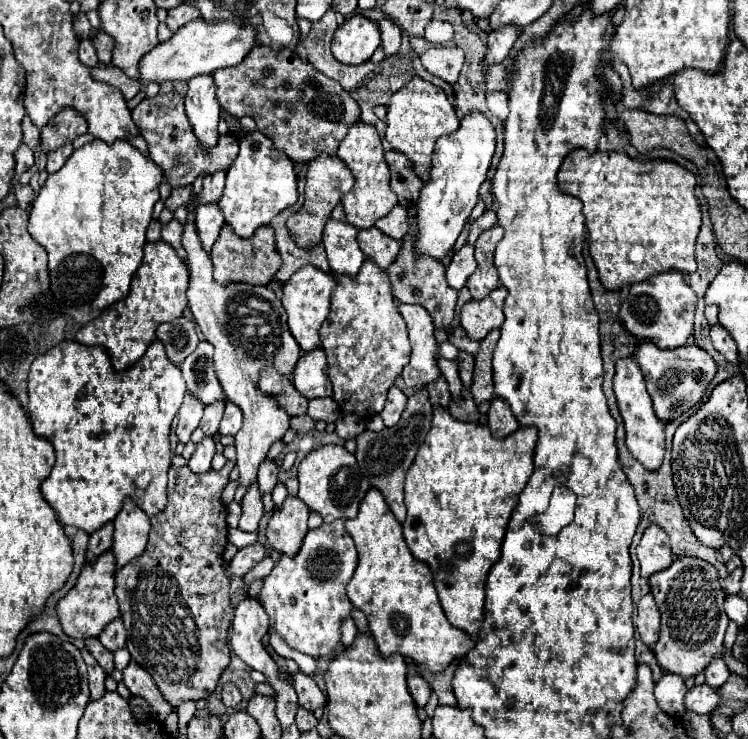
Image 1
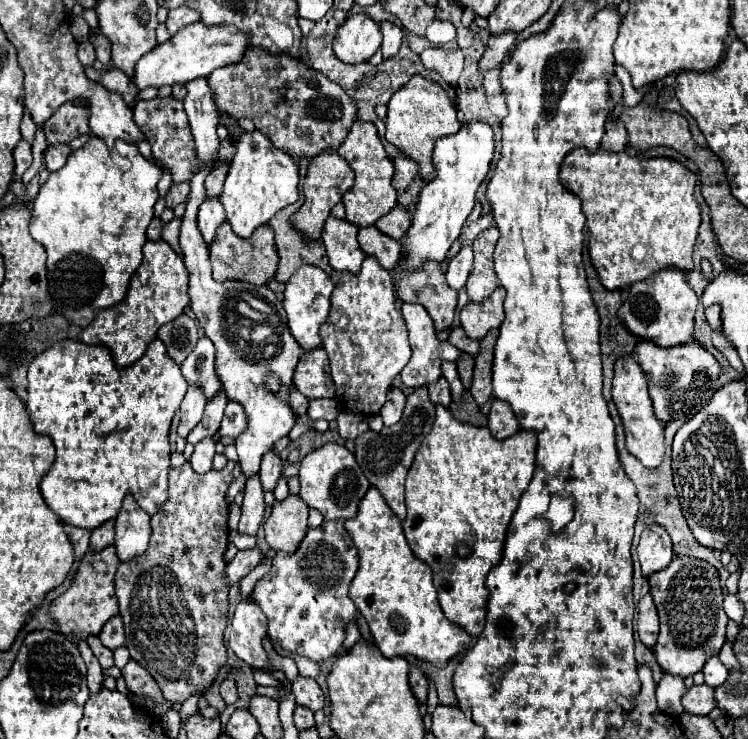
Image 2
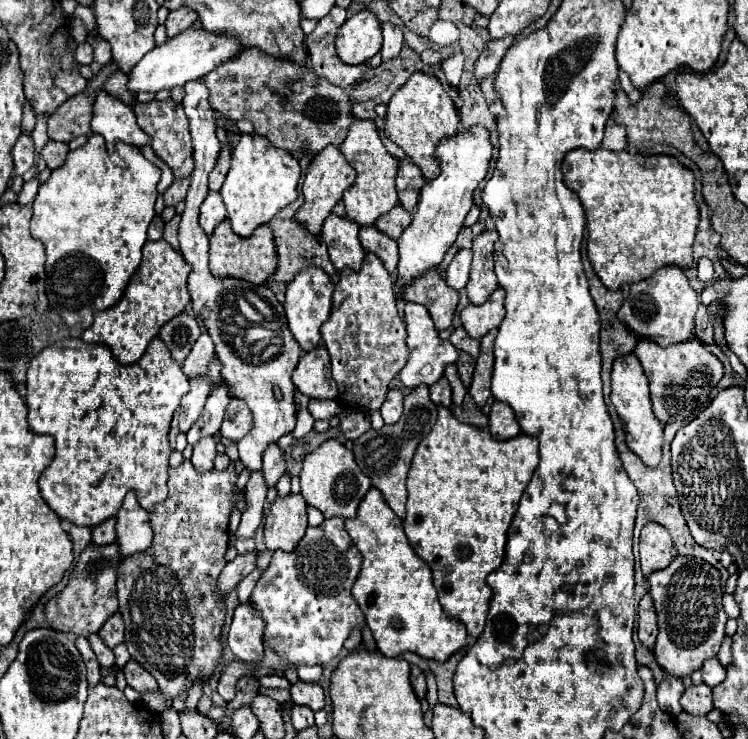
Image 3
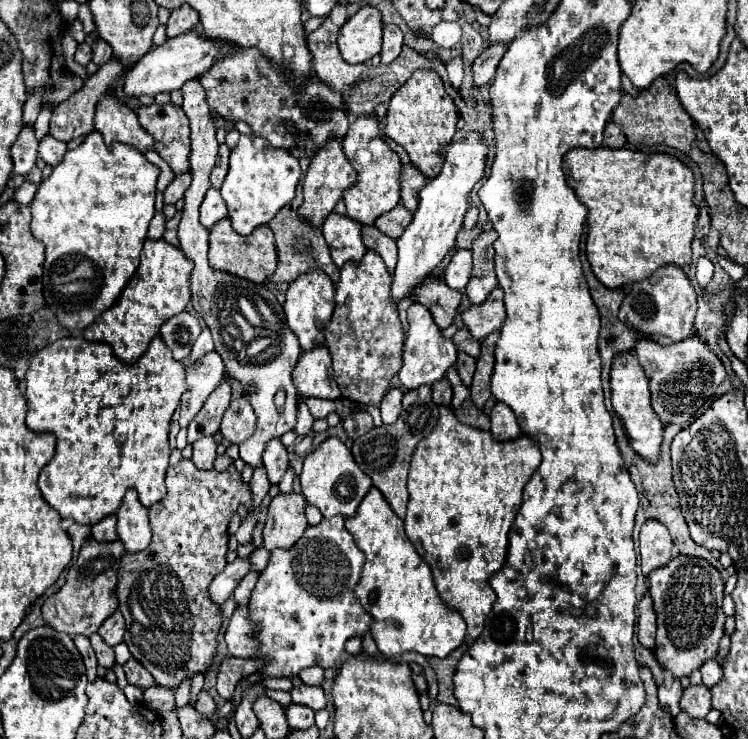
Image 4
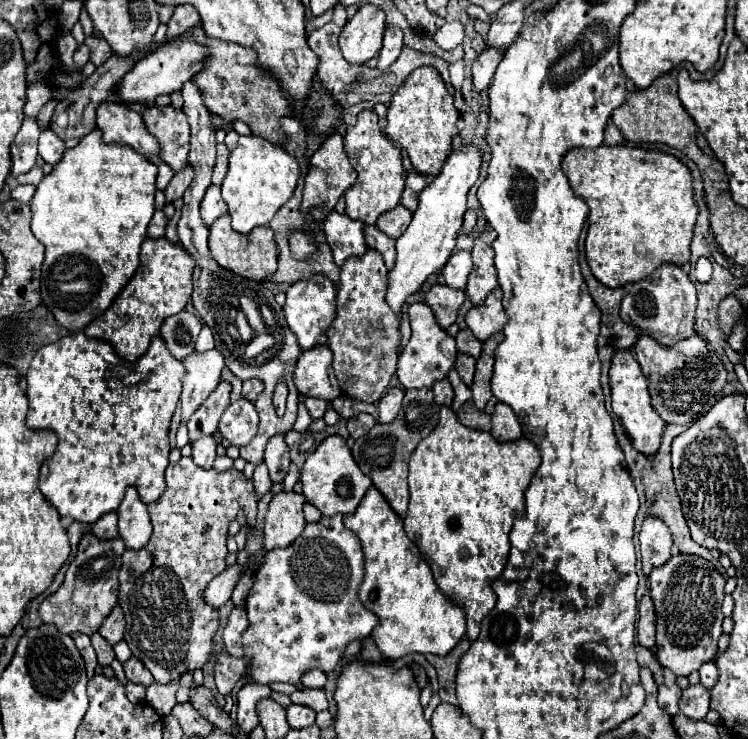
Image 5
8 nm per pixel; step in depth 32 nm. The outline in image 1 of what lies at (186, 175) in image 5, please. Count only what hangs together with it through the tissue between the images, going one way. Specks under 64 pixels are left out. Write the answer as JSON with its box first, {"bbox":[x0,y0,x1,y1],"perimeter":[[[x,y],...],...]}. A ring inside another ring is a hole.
{"bbox":[166,186,192,210],"perimeter":[[[182,186],[182,188],[172,188],[172,192],[170,192],[170,196],[168,196],[168,200],[166,200],[166,208],[168,210],[176,210],[178,206],[182,206],[182,204],[188,204],[188,200],[192,198],[192,192],[190,192],[192,188],[190,186]]]}

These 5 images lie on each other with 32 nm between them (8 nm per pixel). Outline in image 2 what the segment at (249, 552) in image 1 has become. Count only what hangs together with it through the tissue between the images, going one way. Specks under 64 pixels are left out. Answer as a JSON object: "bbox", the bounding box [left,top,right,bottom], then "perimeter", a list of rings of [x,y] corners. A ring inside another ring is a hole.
{"bbox":[224,548,262,586],"perimeter":[[[252,548],[252,550],[244,550],[244,552],[238,552],[236,558],[226,566],[224,570],[224,578],[226,578],[226,584],[232,586],[236,582],[240,582],[250,570],[254,570],[258,566],[262,558],[262,552],[258,548]]]}

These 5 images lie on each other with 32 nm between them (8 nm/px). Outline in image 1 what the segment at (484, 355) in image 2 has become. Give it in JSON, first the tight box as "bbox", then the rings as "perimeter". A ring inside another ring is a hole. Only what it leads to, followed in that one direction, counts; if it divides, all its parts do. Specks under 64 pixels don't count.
{"bbox":[472,330,500,404],"perimeter":[[[498,330],[488,332],[484,340],[480,340],[480,352],[476,354],[476,368],[474,368],[474,384],[472,384],[472,396],[478,404],[494,398],[494,386],[492,386],[492,352],[500,338]]]}

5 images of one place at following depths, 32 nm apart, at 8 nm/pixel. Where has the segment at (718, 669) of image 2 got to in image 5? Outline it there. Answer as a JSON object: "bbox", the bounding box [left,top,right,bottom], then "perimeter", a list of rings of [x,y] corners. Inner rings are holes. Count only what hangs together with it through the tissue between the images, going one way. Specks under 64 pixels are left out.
{"bbox":[698,662,718,688],"perimeter":[[[706,662],[706,664],[702,664],[698,672],[700,672],[700,684],[702,684],[704,688],[712,688],[712,686],[716,684],[716,680],[718,680],[718,672],[716,672],[714,662]]]}

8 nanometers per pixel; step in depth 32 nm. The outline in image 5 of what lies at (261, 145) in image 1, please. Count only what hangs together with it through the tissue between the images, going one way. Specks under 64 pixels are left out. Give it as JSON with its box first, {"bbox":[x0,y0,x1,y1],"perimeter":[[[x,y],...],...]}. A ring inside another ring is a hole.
{"bbox":[222,136,300,234],"perimeter":[[[240,136],[238,146],[230,152],[228,174],[222,182],[222,198],[228,204],[232,216],[232,228],[248,234],[258,226],[266,226],[276,210],[290,200],[300,176],[298,162],[284,152],[278,144],[272,144],[260,136]]]}

